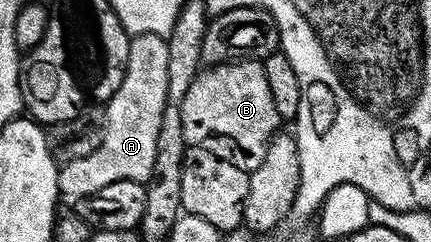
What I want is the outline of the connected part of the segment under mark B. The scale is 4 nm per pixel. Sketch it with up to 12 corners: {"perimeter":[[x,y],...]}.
{"perimeter":[[259,59],[205,66],[188,146],[249,173],[282,120]]}

